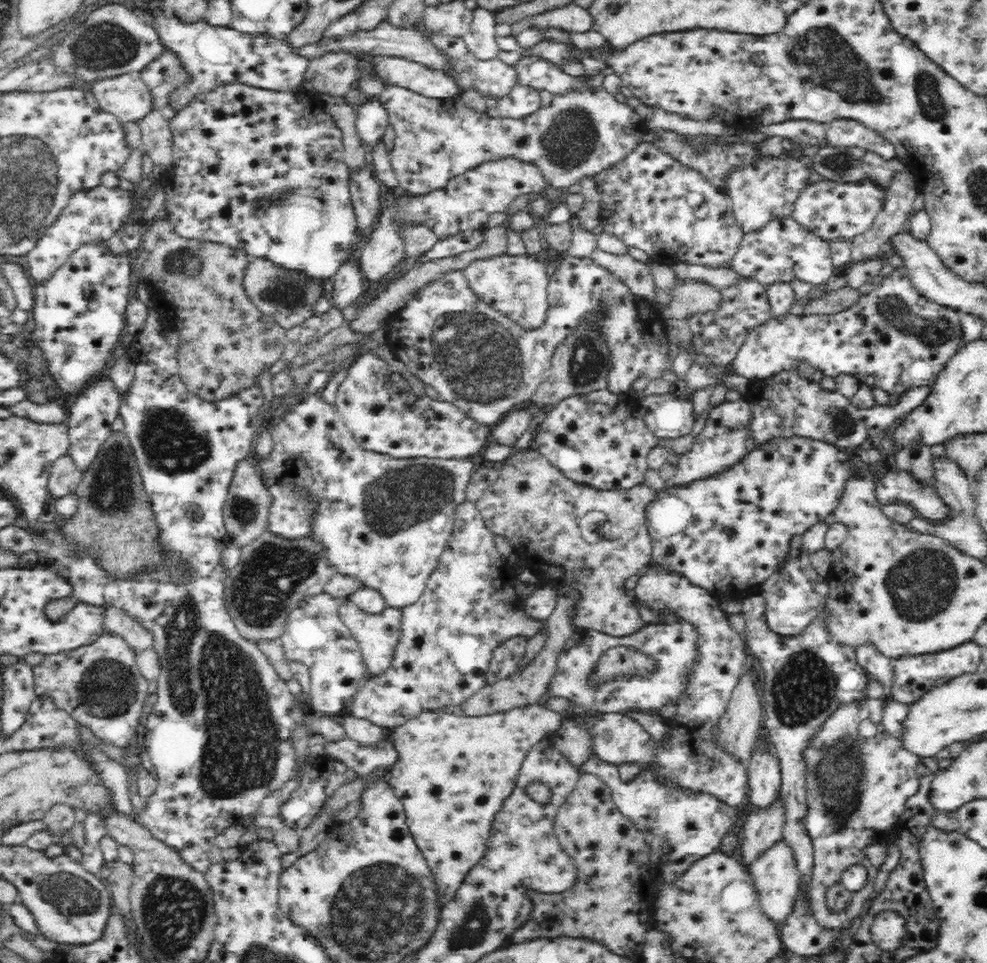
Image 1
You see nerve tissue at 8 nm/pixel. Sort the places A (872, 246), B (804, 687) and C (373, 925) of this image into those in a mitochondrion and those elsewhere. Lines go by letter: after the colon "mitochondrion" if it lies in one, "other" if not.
A: other
B: mitochondrion
C: mitochondrion

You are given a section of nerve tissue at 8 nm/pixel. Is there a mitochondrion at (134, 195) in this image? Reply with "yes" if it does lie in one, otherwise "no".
no

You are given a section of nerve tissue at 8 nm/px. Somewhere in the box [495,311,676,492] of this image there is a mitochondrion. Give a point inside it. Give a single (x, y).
(587, 361)

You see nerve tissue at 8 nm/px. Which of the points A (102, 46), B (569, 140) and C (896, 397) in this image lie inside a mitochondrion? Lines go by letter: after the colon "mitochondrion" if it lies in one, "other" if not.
A: mitochondrion
B: mitochondrion
C: other

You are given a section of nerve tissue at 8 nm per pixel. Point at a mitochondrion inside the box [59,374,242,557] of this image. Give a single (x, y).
(171, 441)

